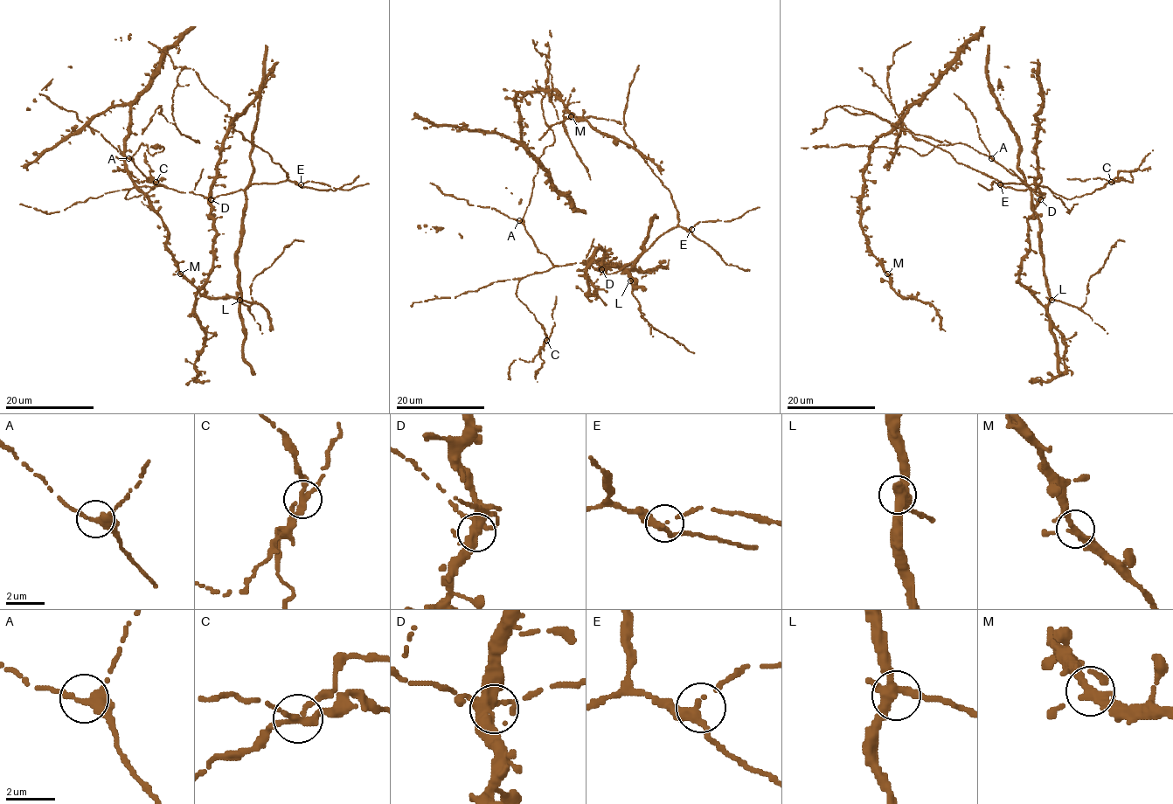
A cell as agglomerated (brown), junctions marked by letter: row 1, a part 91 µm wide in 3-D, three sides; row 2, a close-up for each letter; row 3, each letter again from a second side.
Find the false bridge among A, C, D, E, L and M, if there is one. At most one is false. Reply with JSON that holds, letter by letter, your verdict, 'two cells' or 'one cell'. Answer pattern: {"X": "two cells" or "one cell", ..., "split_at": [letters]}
{"A": "one cell", "C": "two cells", "D": "one cell", "E": "one cell", "L": "one cell", "M": "one cell", "split_at": ["C"]}

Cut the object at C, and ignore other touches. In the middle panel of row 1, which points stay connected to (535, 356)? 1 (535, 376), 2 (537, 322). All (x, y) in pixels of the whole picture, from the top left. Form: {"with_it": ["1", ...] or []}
{"with_it": []}

